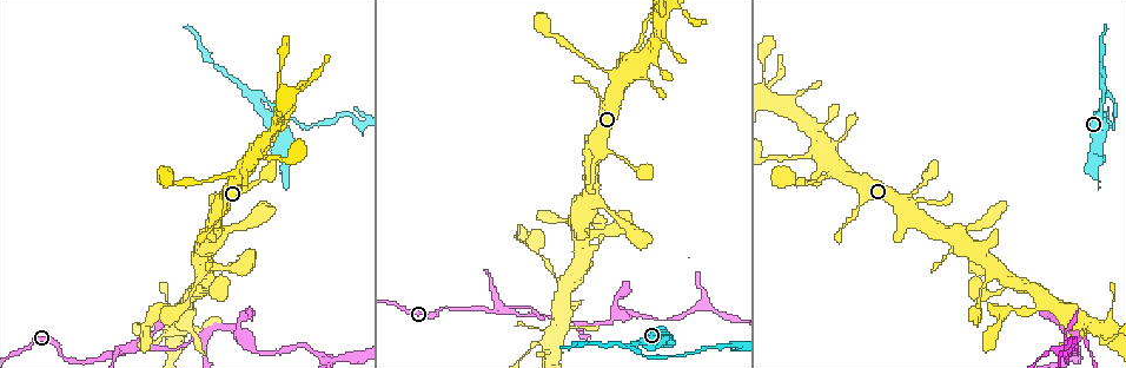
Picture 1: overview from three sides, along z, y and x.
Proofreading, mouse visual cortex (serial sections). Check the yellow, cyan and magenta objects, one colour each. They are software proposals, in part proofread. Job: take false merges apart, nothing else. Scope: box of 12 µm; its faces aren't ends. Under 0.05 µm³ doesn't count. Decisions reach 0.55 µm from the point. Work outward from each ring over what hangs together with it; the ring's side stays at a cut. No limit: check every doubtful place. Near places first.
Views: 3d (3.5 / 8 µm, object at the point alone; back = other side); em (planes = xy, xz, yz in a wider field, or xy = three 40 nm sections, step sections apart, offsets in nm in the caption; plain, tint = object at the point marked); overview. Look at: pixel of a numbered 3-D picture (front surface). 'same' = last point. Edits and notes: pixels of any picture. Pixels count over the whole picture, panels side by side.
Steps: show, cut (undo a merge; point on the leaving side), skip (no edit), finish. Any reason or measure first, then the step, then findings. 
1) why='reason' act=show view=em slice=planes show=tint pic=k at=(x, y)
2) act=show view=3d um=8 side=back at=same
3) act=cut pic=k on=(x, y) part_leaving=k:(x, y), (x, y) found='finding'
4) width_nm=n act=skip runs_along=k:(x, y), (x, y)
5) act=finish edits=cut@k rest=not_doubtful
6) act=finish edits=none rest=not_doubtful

why='calibre changes' act=show view=3d um=8 pic=1 at=(632, 344)

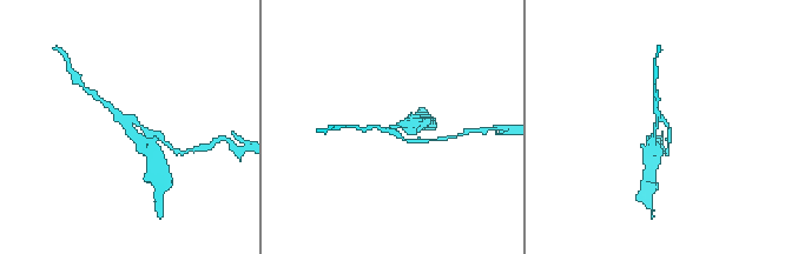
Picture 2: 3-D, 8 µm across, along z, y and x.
arms=3 arm_widths_nm=100,150,350 why='now the EM' act=show view=em slice=xy step=3 show=tint pic=2 at=(655, 122)

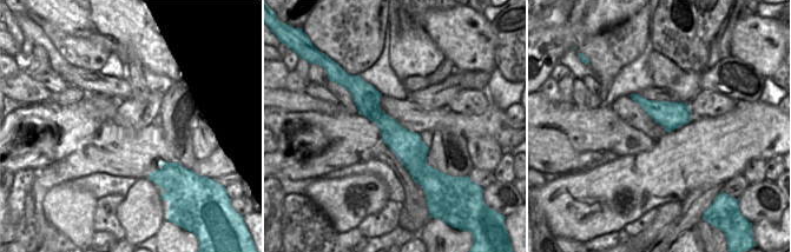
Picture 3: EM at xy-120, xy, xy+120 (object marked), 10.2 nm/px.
act=cut pic=2 on=(149, 133) part_leaving=2:(394, 131), (409, 141), (433, 140) found='a second cell is stuck on'

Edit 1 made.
why='redraw' act=show view=overview

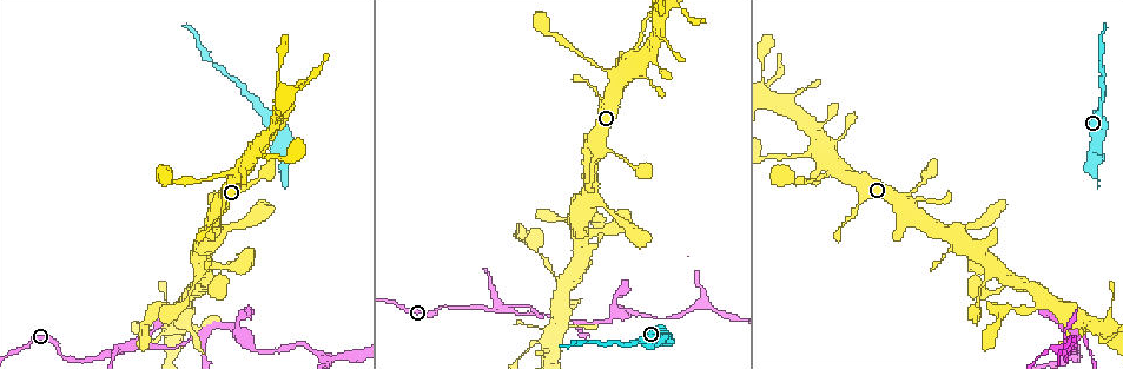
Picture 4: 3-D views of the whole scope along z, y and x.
act=show view=3d um=3.5 side=back pic=4 at=(120, 350)

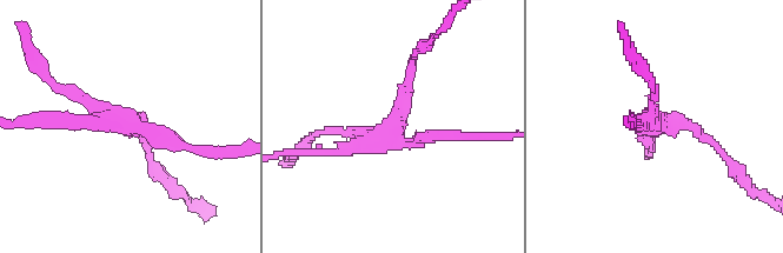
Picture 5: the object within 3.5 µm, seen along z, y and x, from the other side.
act=show view=em slice=planes show=tint pic=5 at=(650, 120)

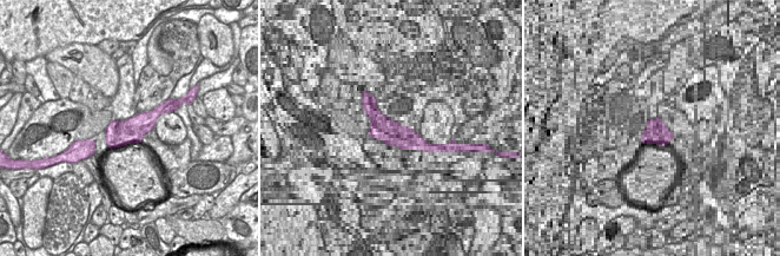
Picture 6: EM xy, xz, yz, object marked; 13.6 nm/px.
why='cut it another way' act=show view=em slice=xy step=2 show=tint at=same

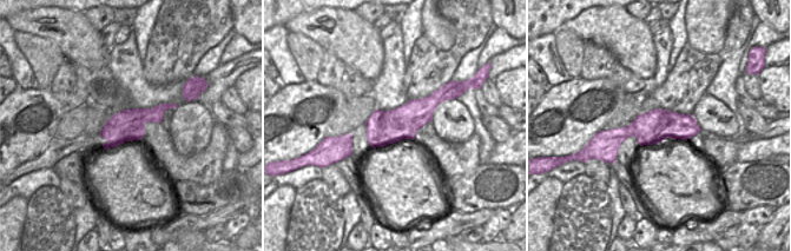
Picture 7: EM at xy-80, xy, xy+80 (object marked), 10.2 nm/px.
act=cut pic=5 on=(705, 139) border=7:(665, 111), (654, 130), (654, 141) found='a second cell is stuck on'

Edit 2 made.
why='branch point' act=show view=3d um=3.5 pic=4 at=(203, 334)

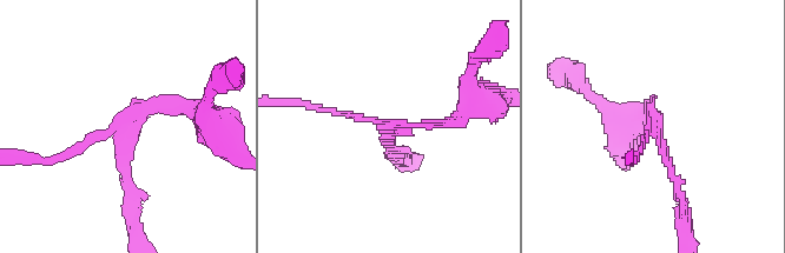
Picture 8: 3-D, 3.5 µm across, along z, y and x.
act=show view=em slice=planes show=tint pic=8 at=(382, 122)

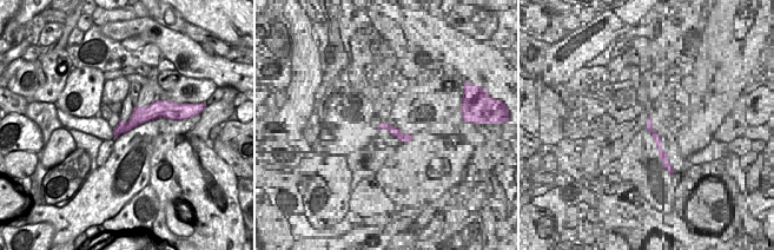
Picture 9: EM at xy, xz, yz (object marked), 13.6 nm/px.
why='cut it another way' act=show view=em slice=xy step=1 show=tint at=same

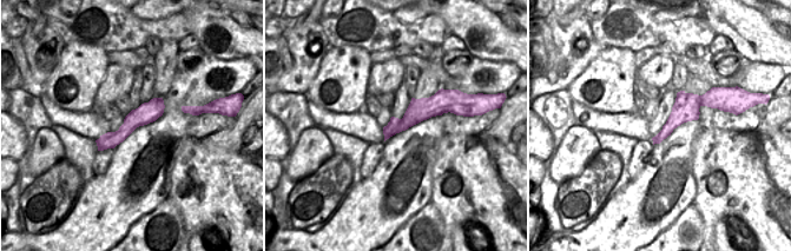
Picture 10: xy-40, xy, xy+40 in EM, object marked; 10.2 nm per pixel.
arms=3 arm_widths_nm=100,100,150 act=cut pic=8 on=(124, 171) part_leaving=8:(121, 134), (129, 202), (139, 210) found='a second cell is stuck on'

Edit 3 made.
why='looks like a crossing' act=show view=3d um=3.5 pic=4 at=(612, 73)

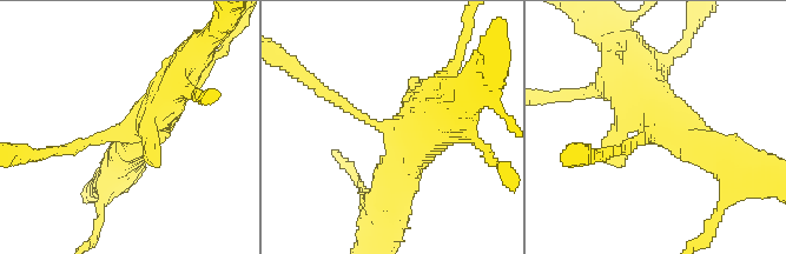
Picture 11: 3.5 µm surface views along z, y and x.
why='need the tissue' act=show view=em slice=planes show=tint pic=11 at=(127, 131)

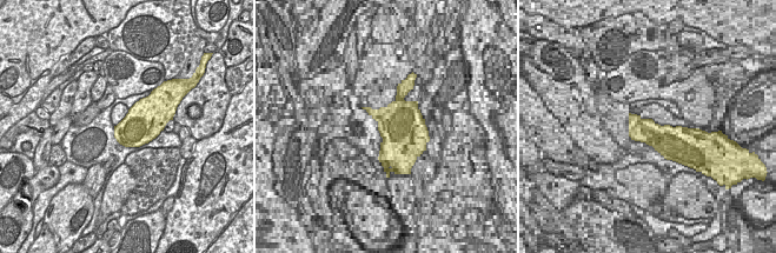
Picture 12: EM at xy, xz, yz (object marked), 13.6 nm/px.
act=skip found='all the same cell'

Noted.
act=finish edits=cut@2,cut@5,cut@8 rest=not_doubtful

